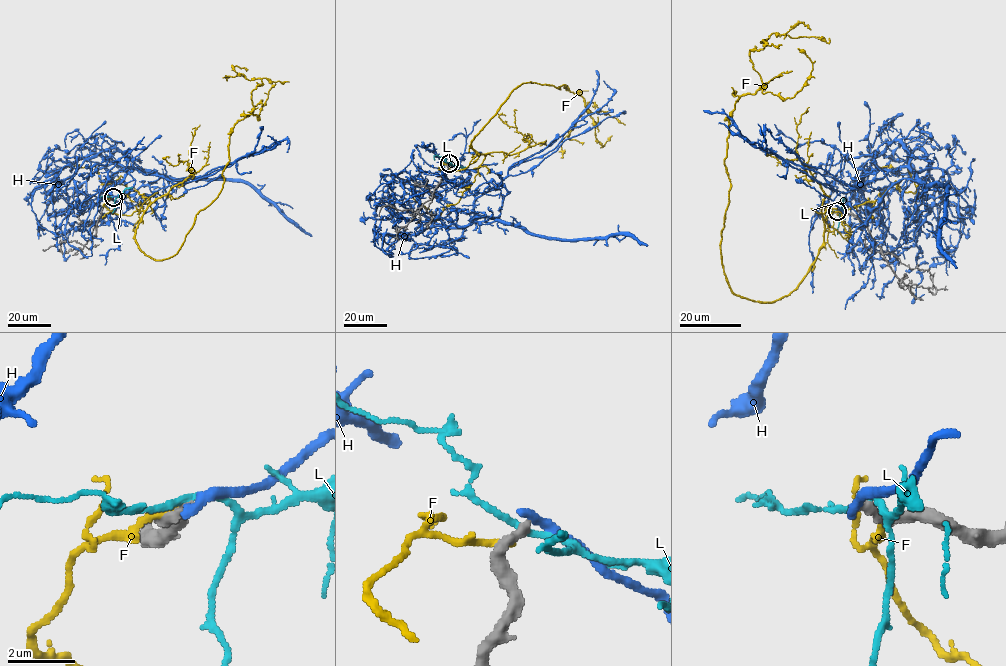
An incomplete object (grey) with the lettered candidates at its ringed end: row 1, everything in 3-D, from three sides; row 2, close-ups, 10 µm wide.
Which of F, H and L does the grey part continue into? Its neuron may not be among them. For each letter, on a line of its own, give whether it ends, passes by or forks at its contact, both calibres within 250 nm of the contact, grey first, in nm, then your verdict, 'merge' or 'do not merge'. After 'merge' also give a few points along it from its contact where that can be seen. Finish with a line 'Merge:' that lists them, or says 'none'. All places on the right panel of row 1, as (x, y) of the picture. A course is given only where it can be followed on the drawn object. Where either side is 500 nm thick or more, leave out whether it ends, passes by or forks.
F: calibres 500 and 220 nm; do not merge
H: it ends; calibres 280 and 360 nm; do not merge
L: it passes by; calibres 320 and 180 nm; do not merge
Merge: none

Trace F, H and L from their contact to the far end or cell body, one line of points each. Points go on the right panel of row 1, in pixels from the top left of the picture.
F: (839, 212), (850, 235), (787, 295), (732, 291), (750, 51), (829, 38)
H: (837, 211), (865, 174), (918, 173), (927, 156), (908, 156), (865, 269)
L: (838, 210), (841, 210), (843, 197)

